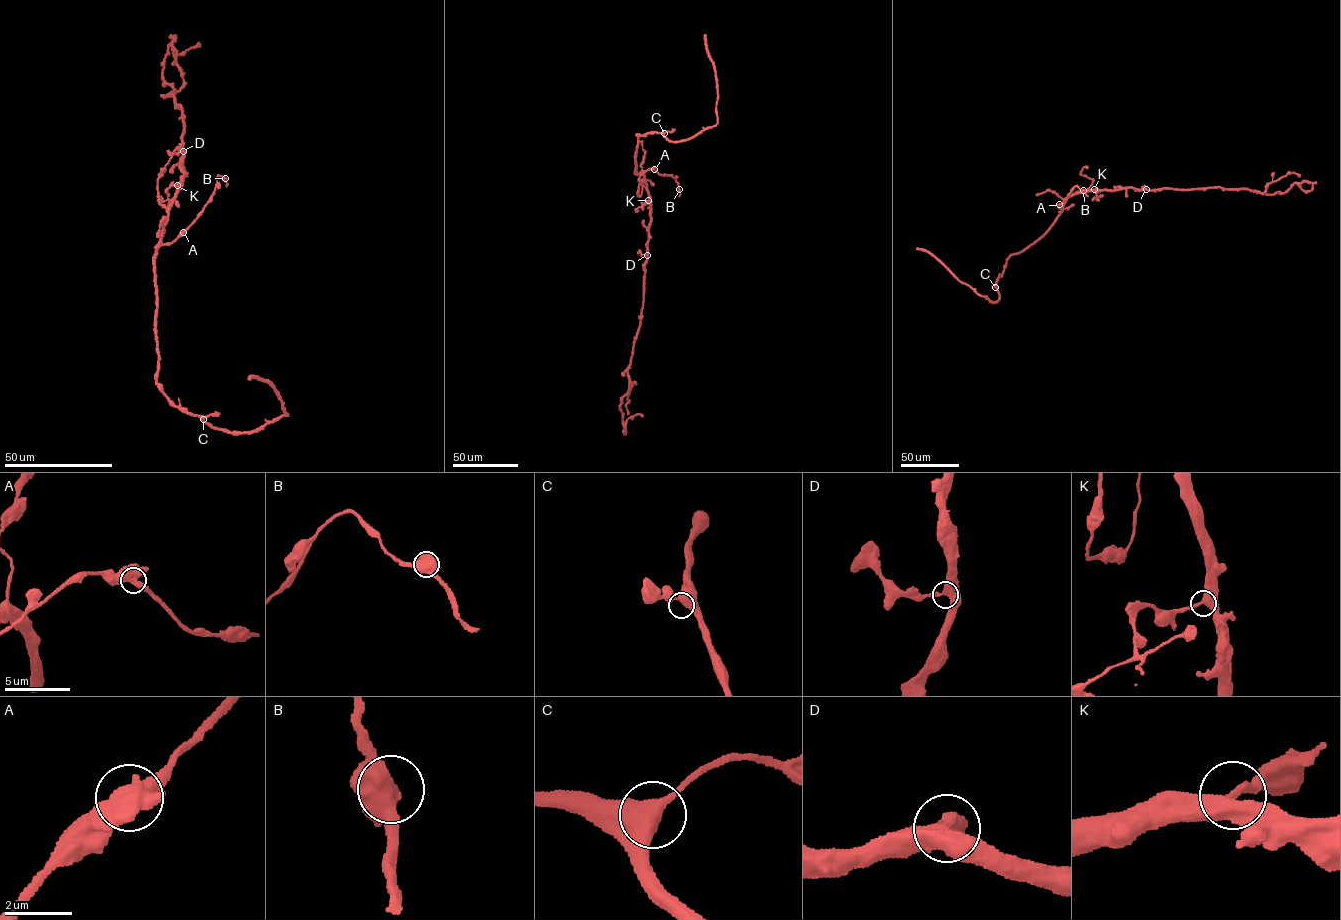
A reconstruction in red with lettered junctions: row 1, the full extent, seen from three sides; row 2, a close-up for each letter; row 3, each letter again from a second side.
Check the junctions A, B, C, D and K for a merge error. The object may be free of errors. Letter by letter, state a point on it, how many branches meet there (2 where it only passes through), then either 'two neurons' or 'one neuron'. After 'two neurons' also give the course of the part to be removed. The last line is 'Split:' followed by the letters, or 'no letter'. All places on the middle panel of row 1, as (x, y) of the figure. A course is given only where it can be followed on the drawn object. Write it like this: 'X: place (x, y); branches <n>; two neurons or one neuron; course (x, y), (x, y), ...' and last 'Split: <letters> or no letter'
A: place (654, 169); branches 3; one neuron
B: place (679, 189); branches 3; one neuron
C: place (664, 133); branches 3; one neuron
D: place (647, 255); branches 3; one neuron
K: place (648, 200); branches 3; one neuron
Split: no letter

